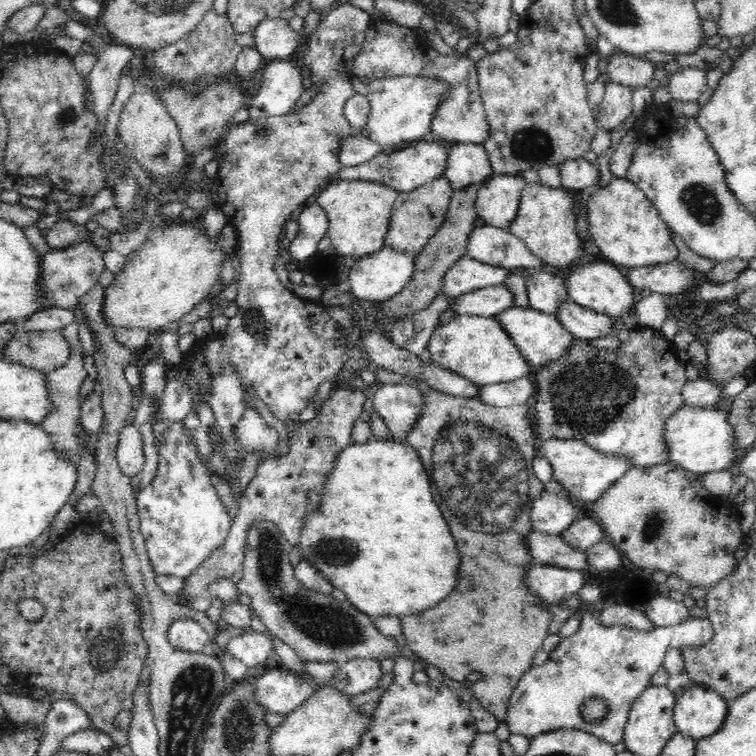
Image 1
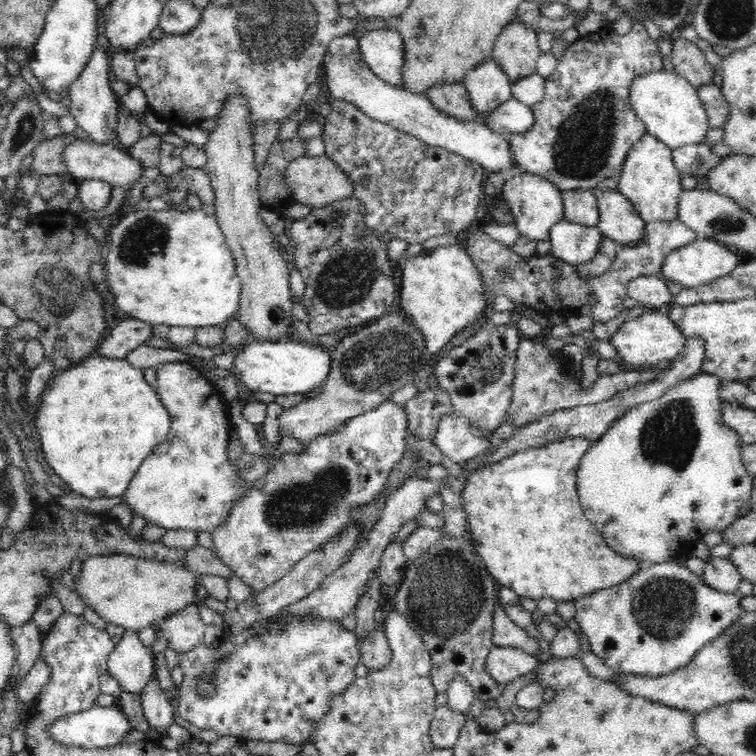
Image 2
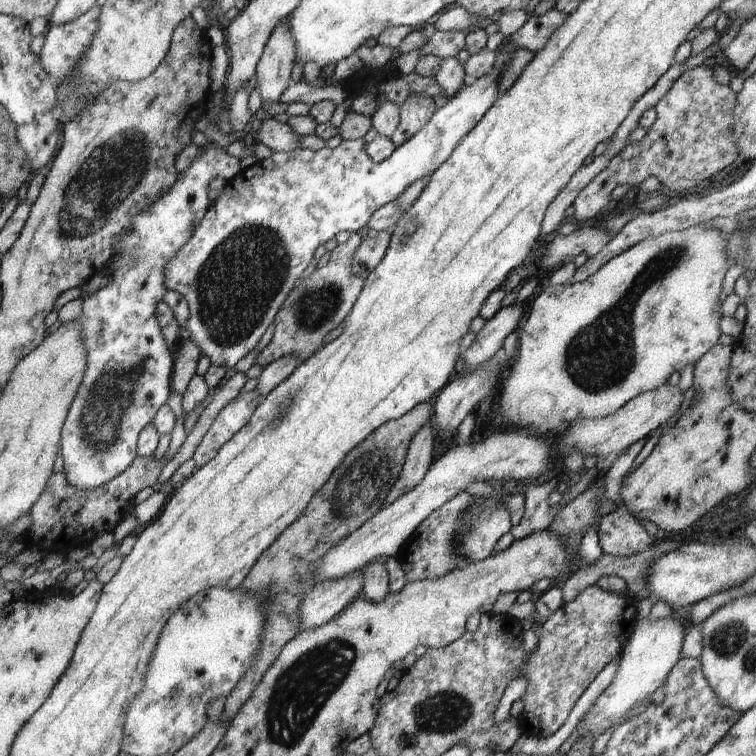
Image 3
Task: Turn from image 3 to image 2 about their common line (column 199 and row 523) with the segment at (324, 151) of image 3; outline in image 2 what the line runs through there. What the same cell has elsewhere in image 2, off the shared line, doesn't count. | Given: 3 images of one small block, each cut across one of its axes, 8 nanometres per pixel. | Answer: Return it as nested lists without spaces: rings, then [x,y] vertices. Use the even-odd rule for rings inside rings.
[[[386,401],[379,404],[378,408],[375,408],[372,412],[360,414],[360,416],[356,416],[356,418],[350,418],[350,420],[348,420],[344,426],[340,426],[336,432],[322,434],[322,436],[318,436],[314,438],[314,440],[304,444],[304,450],[301,453],[287,452],[282,454],[280,458],[276,457],[266,474],[263,488],[256,489],[253,486],[248,487],[244,498],[240,498],[240,500],[234,504],[228,520],[212,532],[213,542],[216,547],[214,555],[216,555],[219,560],[222,560],[222,562],[234,572],[236,577],[242,579],[242,581],[250,585],[254,591],[257,591],[256,595],[260,594],[264,588],[276,584],[280,578],[284,578],[284,576],[296,566],[296,563],[304,560],[309,552],[318,550],[330,537],[343,531],[348,526],[348,523],[352,521],[350,518],[352,508],[370,504],[370,502],[384,490],[384,485],[388,480],[388,474],[390,474],[392,468],[404,458],[404,452],[409,450],[408,444],[406,443],[406,438],[408,438],[409,433],[406,407],[404,407],[403,404]]]

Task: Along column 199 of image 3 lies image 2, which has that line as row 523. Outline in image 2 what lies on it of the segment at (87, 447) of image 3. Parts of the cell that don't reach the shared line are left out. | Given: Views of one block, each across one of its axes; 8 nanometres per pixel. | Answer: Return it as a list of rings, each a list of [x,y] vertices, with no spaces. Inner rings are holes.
[[[190,361],[166,362],[166,364],[158,365],[156,371],[156,386],[156,393],[158,393],[158,397],[160,397],[160,400],[168,409],[170,418],[172,419],[170,432],[168,433],[168,438],[165,438],[163,443],[155,446],[154,450],[144,459],[144,462],[141,464],[138,472],[136,472],[136,476],[134,476],[134,478],[130,481],[130,486],[128,486],[128,488],[126,488],[126,492],[122,494],[125,498],[124,503],[128,505],[132,512],[136,512],[137,514],[143,516],[148,523],[154,523],[158,526],[162,526],[166,528],[167,531],[186,529],[193,530],[195,533],[200,530],[212,533],[216,530],[216,528],[218,528],[218,526],[222,526],[222,524],[228,520],[228,516],[230,516],[230,512],[232,512],[234,504],[236,504],[240,498],[244,498],[244,494],[246,494],[246,490],[248,490],[248,486],[244,483],[244,479],[242,479],[242,477],[238,477],[238,473],[236,473],[236,465],[234,465],[234,463],[230,463],[230,459],[228,459],[230,417],[228,417],[229,411],[225,410],[224,407],[225,399],[217,394],[215,385],[210,383],[210,381],[202,375],[202,371],[199,371]]]

